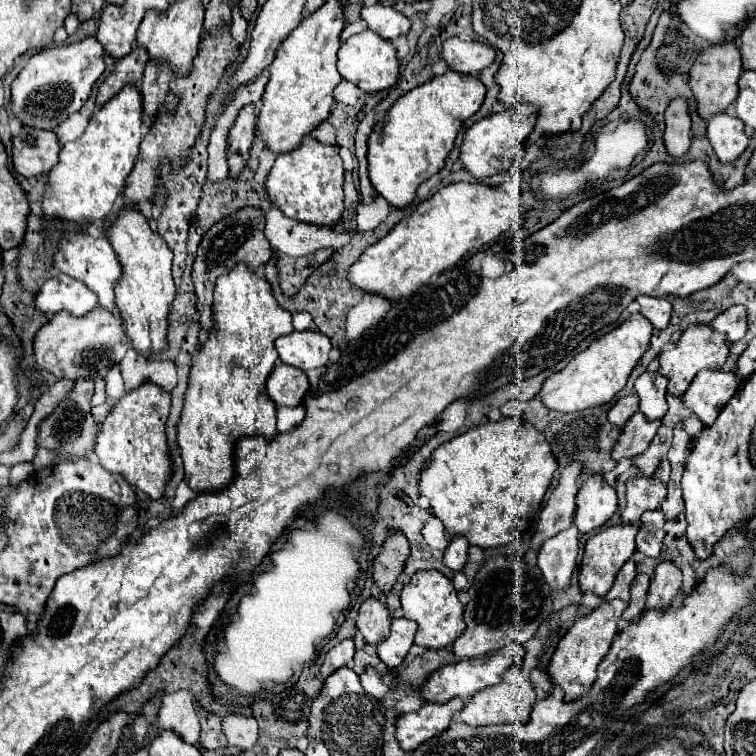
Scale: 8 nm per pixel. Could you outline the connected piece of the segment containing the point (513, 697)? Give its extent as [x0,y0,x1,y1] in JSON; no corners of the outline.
[459,666,535,726]

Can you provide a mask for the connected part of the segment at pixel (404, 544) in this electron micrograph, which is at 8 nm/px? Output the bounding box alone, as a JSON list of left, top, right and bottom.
[373,530,411,594]

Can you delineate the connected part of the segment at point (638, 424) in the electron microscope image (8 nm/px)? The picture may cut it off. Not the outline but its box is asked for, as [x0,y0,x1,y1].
[611,414,659,462]

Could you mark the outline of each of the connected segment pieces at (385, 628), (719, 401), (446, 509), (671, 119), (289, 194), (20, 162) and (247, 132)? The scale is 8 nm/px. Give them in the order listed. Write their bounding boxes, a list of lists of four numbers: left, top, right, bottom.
[[357,598,389,646],[681,370,741,426],[419,418,557,572],[665,98,691,158],[265,134,345,226],[13,128,59,178],[227,104,257,176]]

